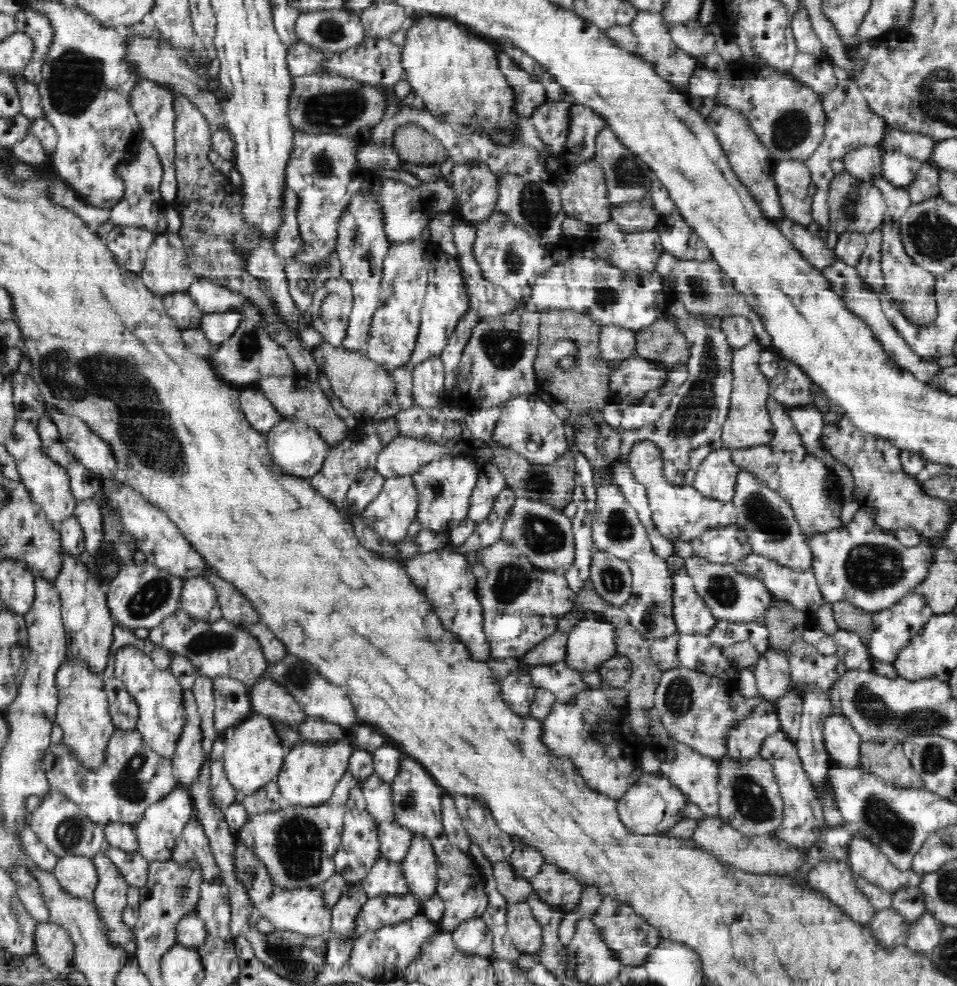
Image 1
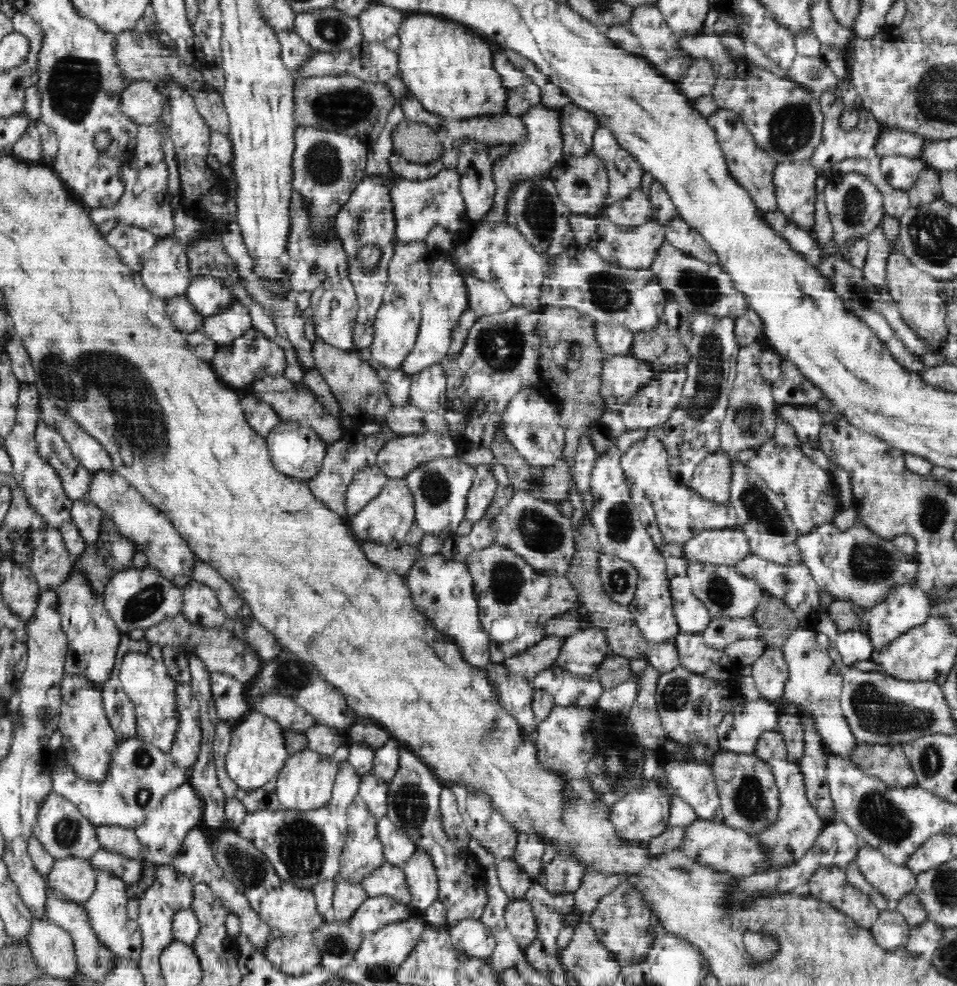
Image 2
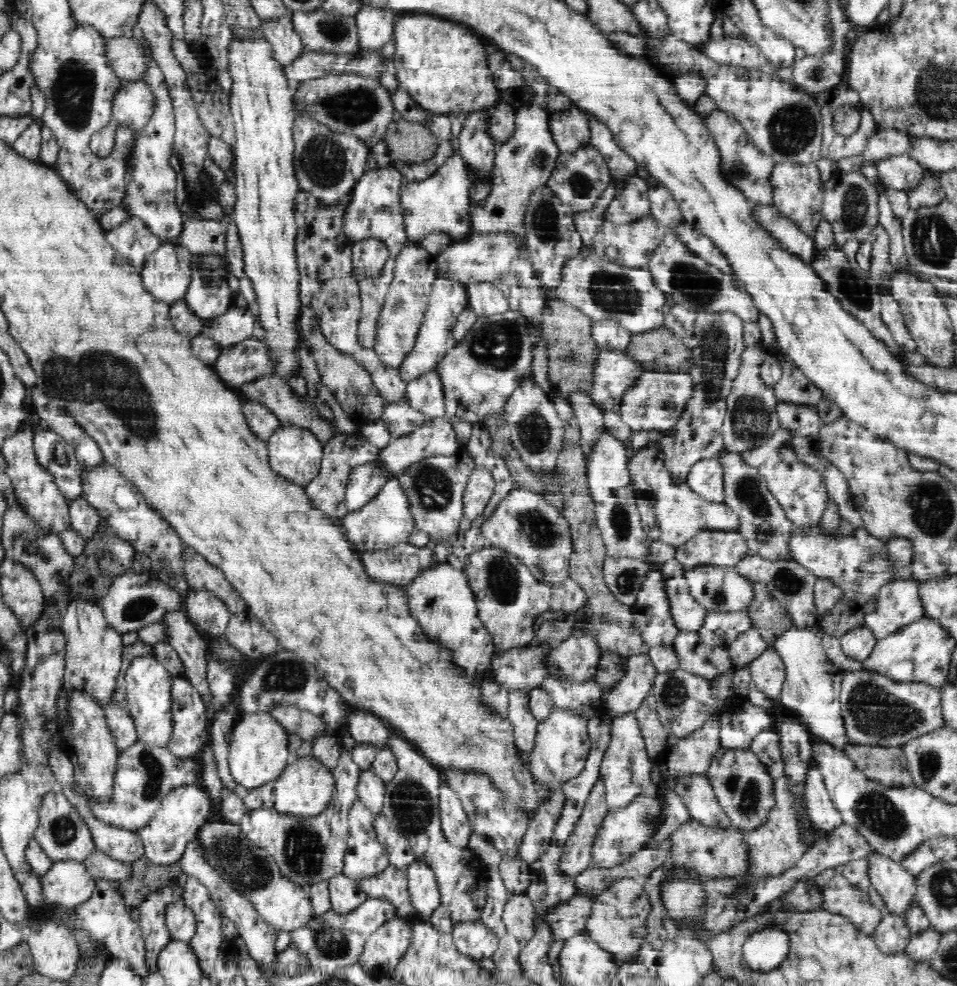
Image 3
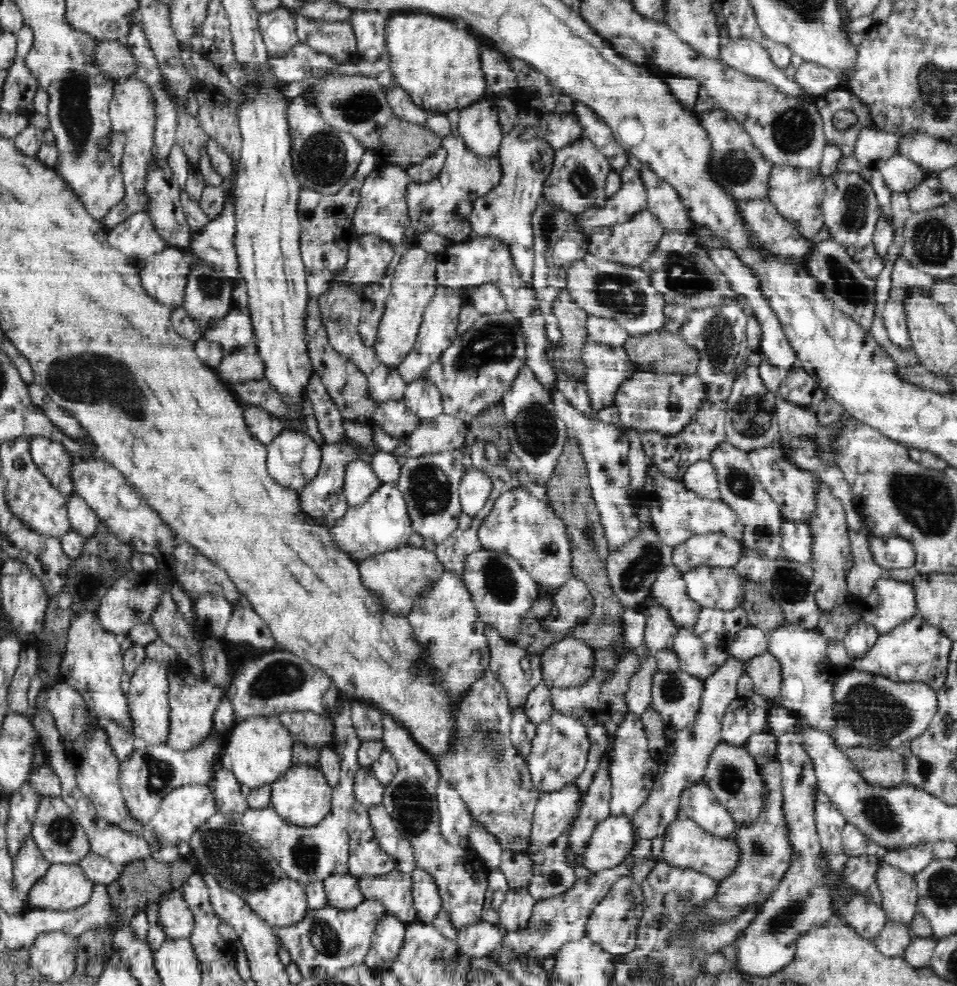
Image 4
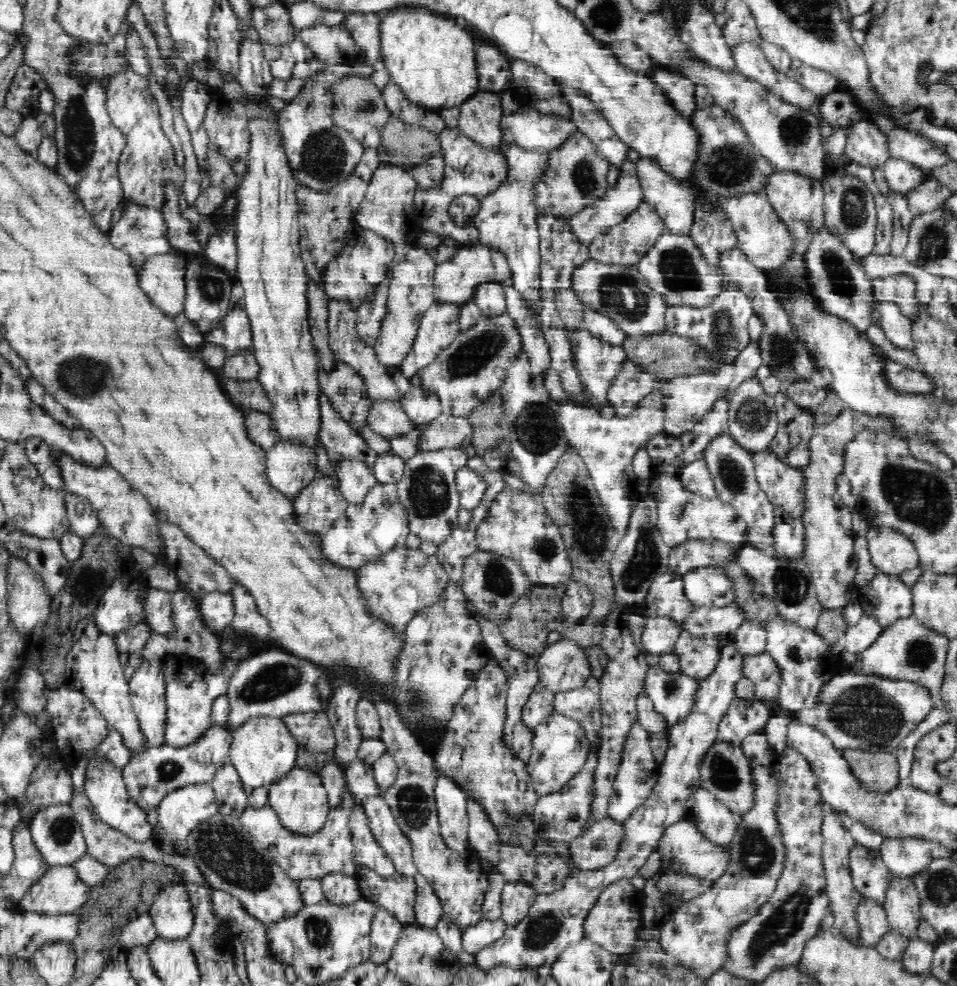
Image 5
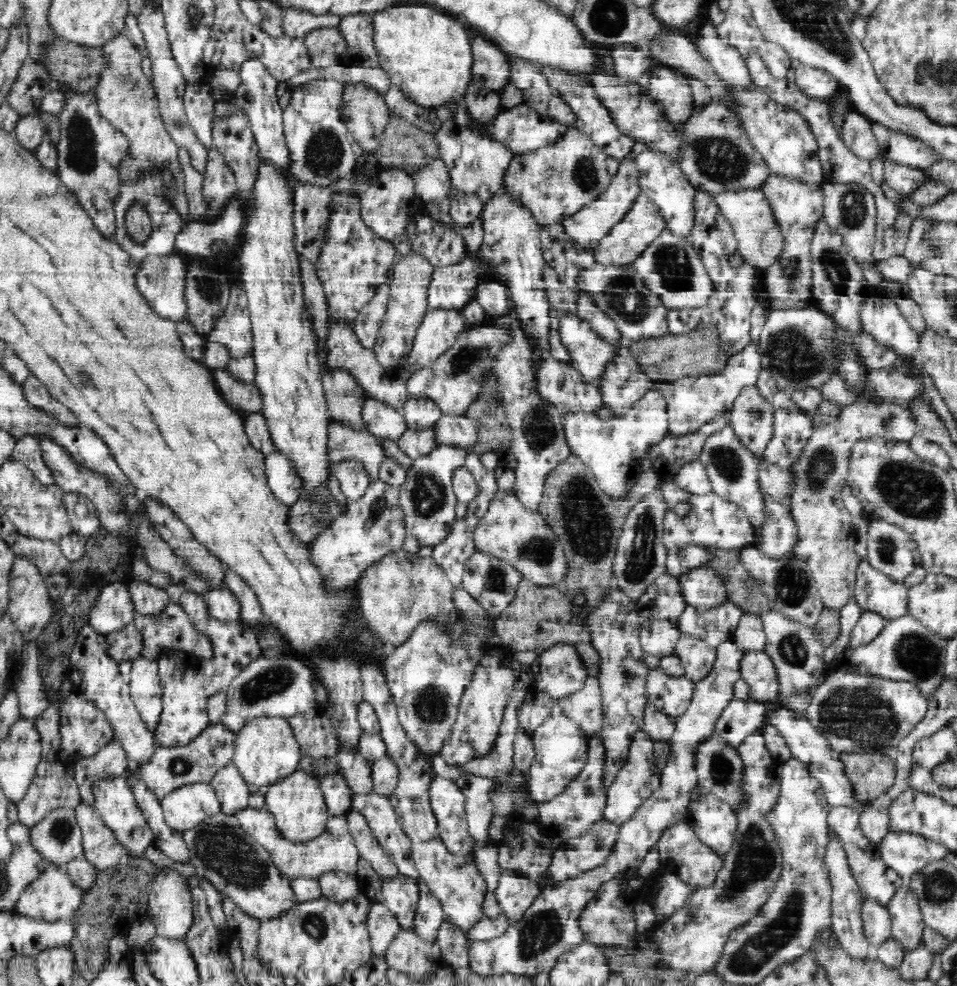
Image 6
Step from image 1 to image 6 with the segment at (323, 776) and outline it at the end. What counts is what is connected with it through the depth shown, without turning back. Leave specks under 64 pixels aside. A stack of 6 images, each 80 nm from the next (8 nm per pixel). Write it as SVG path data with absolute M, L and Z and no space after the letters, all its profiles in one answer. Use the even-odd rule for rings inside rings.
M302 769L270 785L265 793L265 808L272 814L280 836L289 843L306 844L326 832L329 815L319 779Z

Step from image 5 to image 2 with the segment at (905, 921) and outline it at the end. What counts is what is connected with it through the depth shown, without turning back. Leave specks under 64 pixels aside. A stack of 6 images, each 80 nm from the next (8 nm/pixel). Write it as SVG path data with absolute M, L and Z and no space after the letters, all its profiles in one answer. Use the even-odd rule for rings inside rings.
M867 843L862 844L856 863L864 878L889 900L891 907L896 908L900 900L915 889L917 875L904 865L894 864Z

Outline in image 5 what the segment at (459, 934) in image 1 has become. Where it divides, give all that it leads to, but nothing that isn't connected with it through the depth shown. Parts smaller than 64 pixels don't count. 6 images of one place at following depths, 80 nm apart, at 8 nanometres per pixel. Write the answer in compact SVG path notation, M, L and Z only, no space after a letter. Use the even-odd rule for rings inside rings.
M482 919L478 924L462 930L462 945L470 954L504 936L507 929L504 919Z

